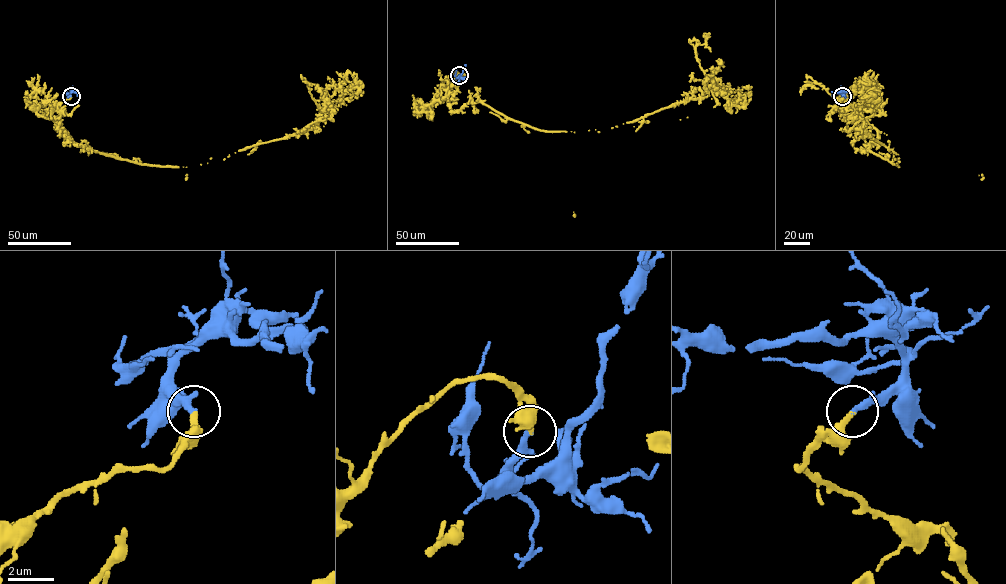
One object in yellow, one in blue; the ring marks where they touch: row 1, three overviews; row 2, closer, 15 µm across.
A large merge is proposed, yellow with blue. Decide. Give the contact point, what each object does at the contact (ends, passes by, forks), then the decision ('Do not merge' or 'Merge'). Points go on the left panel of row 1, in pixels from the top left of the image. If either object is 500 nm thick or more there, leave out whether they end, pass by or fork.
Place: (71, 96). At the ring yellow ends. At the ring blue passes by. Merge

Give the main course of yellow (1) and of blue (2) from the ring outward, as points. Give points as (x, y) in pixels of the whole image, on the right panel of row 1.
1: (841, 96), (877, 130), (868, 149), (898, 167), (857, 113), (823, 87), (811, 83), (800, 95)
2: (841, 96), (843, 92), (833, 92), (831, 96)

